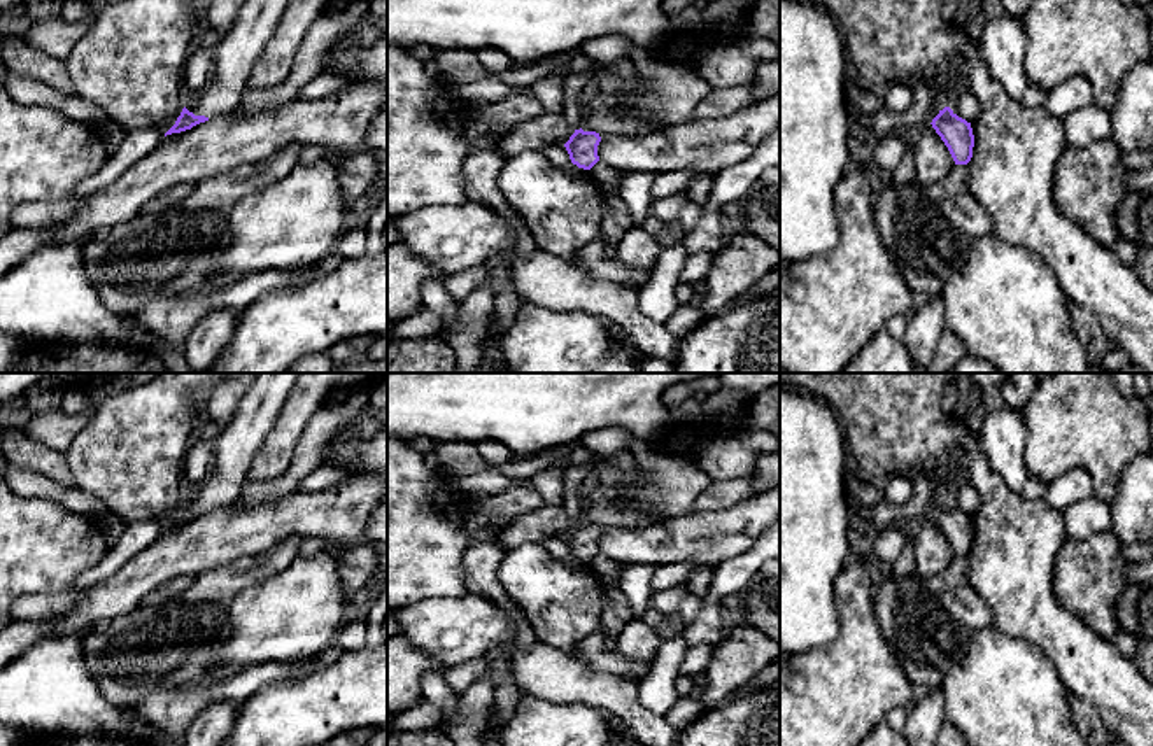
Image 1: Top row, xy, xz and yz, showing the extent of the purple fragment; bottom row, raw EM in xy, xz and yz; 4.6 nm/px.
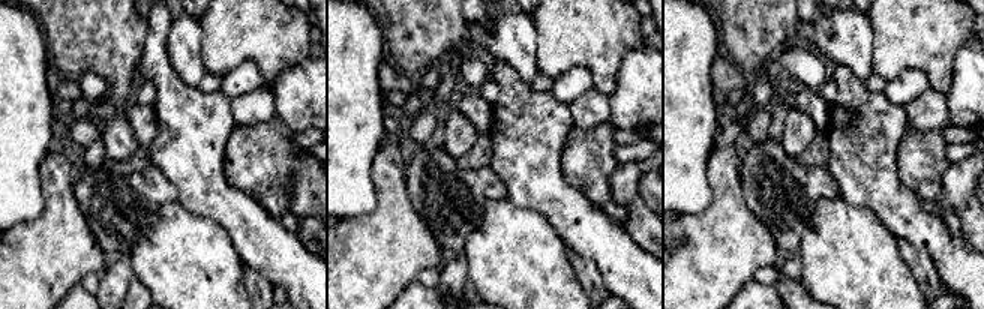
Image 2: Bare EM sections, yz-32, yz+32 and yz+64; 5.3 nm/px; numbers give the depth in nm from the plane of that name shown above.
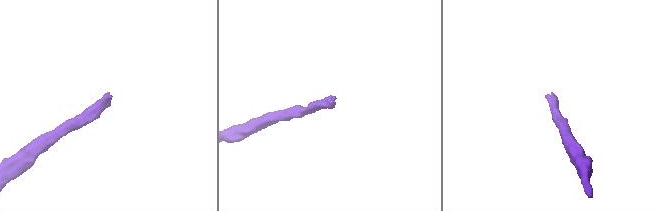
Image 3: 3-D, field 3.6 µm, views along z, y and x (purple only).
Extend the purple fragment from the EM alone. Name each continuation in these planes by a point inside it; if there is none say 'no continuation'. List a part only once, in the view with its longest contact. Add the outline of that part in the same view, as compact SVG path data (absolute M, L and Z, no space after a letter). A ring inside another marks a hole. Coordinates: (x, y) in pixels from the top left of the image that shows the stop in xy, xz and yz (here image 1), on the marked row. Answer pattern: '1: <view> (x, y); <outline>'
1: xy (235, 55); M245 0L228 35L214 47L209 84L184 107L209 119L233 112L242 100L249 74L270 42L289 0Z

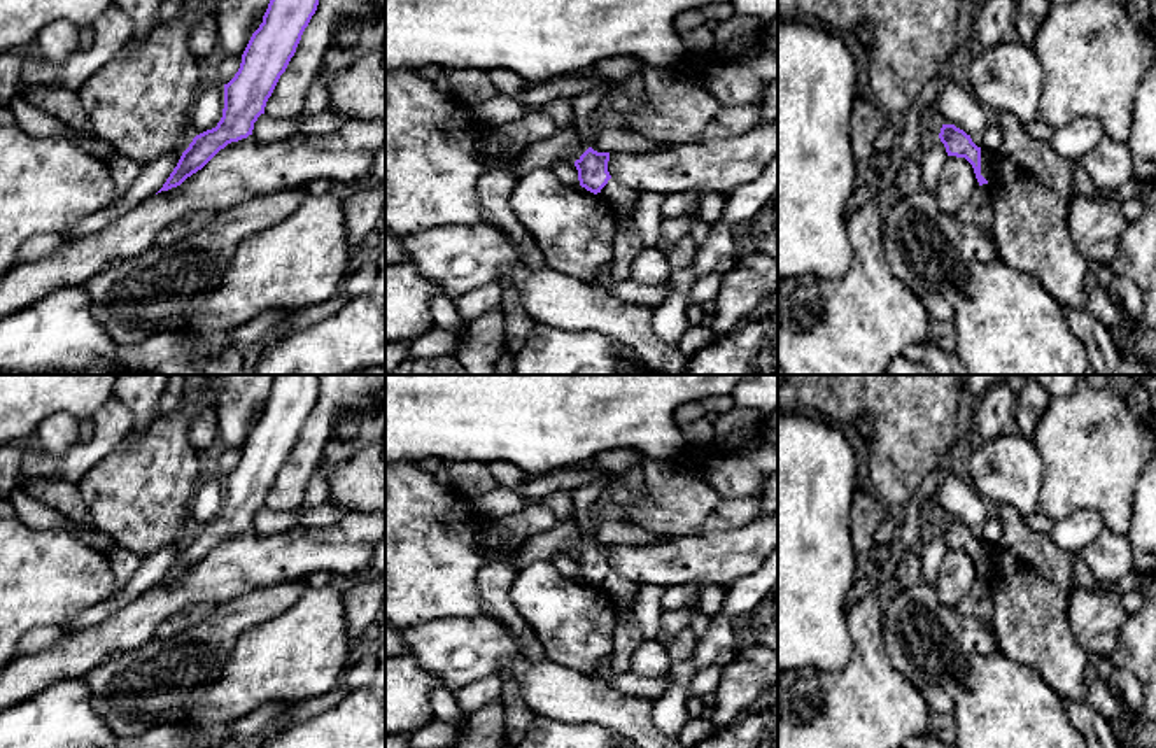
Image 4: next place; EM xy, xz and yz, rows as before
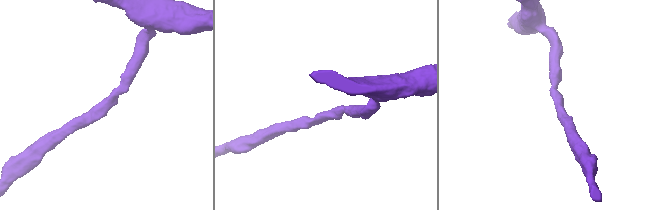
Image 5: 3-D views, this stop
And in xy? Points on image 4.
no continuation

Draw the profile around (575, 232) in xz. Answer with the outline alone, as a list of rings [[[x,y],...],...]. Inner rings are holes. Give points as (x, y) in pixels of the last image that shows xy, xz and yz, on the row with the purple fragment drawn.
[[[538,168],[518,177],[510,205],[539,247],[546,268],[590,284],[613,259],[618,215],[599,194],[582,193],[560,182],[552,170]]]

